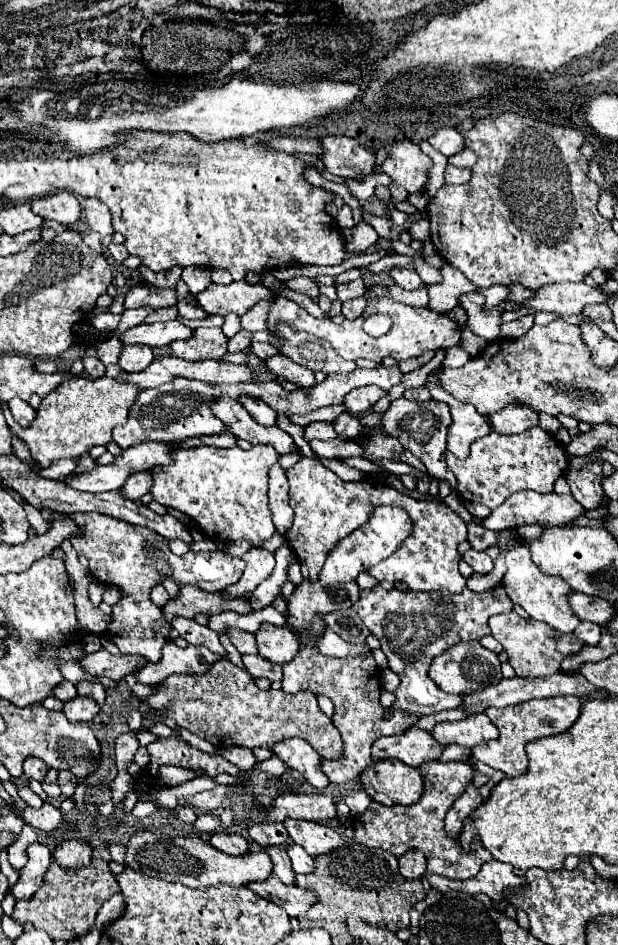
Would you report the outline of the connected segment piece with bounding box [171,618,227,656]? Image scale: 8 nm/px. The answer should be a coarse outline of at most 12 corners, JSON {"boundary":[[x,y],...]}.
{"boundary":[[173,618],[171,626],[193,646],[227,654],[219,636],[195,620]]}

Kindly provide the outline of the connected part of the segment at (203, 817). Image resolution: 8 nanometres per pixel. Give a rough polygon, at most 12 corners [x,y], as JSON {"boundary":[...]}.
{"boundary":[[199,814],[193,826],[199,832],[219,832],[217,814]]}

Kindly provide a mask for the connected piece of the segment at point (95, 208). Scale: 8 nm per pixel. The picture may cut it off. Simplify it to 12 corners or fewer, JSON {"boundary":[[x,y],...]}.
{"boundary":[[85,198],[93,232],[111,236],[111,212],[99,198]]}

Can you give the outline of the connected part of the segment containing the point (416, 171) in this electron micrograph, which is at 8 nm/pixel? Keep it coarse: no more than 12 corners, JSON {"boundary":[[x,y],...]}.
{"boundary":[[413,142],[391,144],[381,170],[421,192],[431,160]]}

